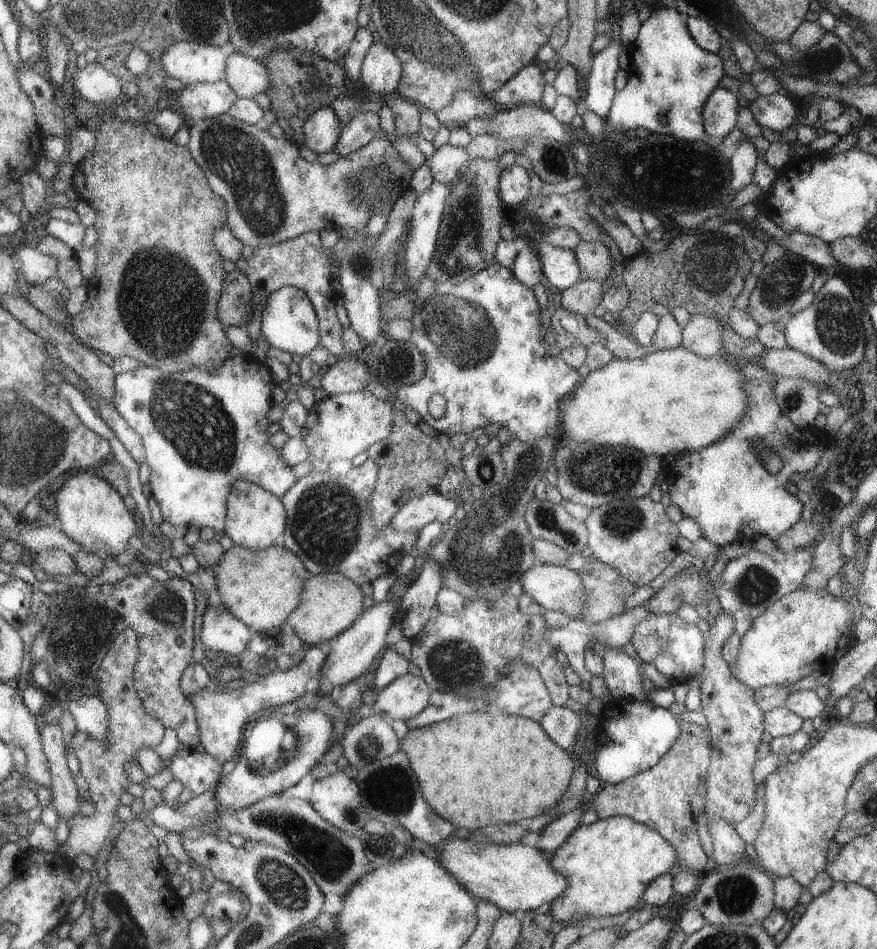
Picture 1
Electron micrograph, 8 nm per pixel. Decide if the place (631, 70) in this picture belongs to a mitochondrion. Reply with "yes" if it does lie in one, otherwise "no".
no

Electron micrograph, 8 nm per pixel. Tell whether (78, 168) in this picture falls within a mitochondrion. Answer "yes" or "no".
no

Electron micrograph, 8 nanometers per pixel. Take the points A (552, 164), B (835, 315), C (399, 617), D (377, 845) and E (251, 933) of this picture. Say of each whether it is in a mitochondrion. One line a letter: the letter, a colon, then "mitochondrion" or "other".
A: mitochondrion
B: mitochondrion
C: other
D: mitochondrion
E: mitochondrion

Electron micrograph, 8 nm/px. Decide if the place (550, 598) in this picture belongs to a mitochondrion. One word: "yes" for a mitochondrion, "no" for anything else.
no

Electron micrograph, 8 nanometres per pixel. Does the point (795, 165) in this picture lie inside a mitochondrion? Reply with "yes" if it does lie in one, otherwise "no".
no

